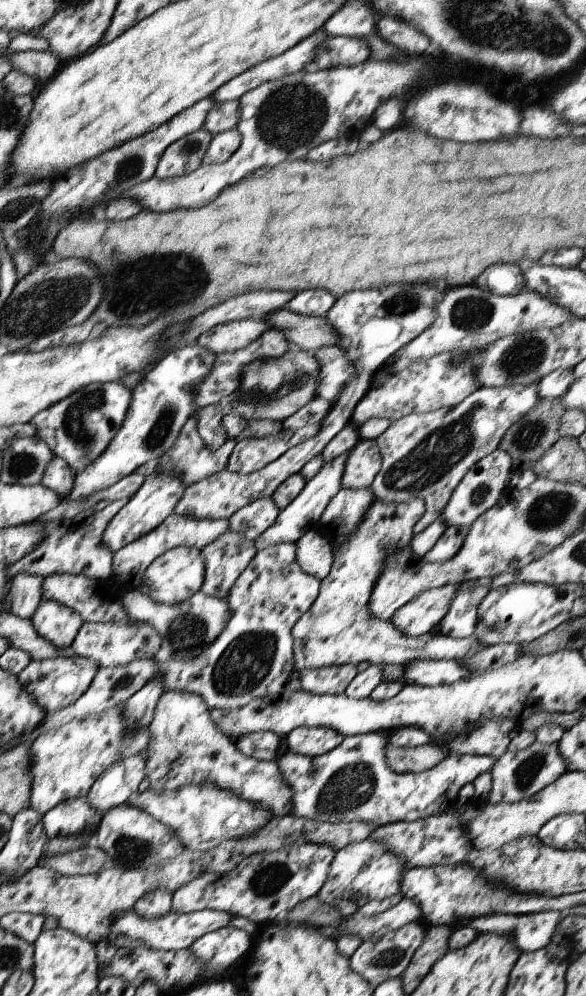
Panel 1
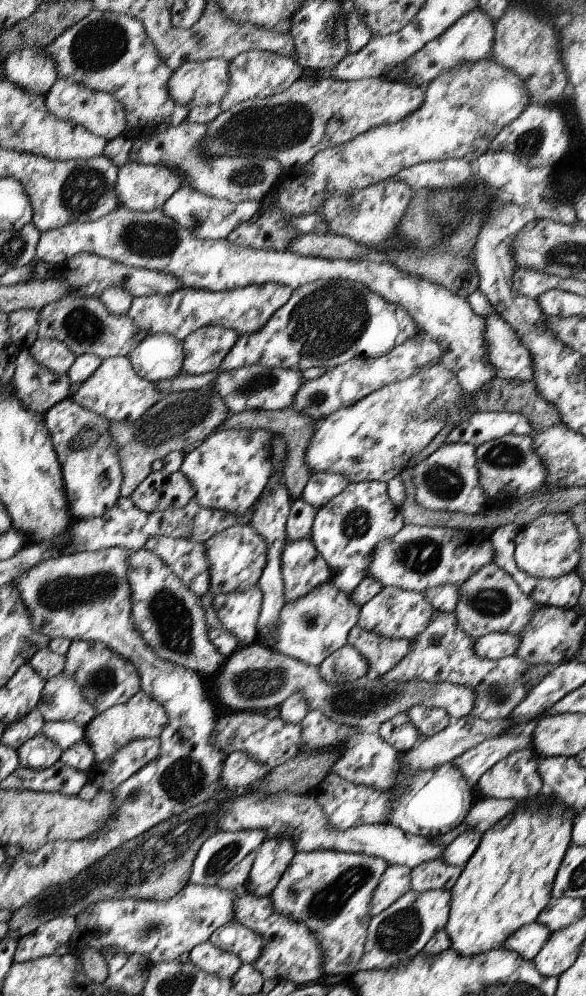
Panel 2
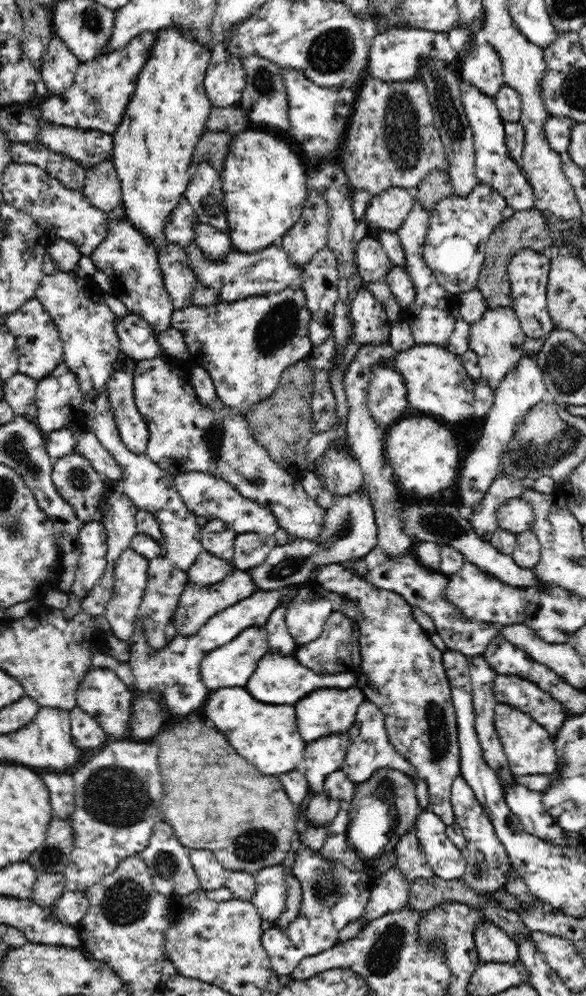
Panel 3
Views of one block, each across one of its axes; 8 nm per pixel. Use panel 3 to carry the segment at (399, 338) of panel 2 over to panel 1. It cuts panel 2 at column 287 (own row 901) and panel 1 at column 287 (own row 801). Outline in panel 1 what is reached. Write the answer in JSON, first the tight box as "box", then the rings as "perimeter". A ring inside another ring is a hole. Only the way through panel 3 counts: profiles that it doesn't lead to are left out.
{"box":[286,289,336,317],"perimeter":[[[305,289],[294,293],[293,298],[286,302],[287,310],[305,316],[323,317],[333,306],[336,297],[325,289]]]}

